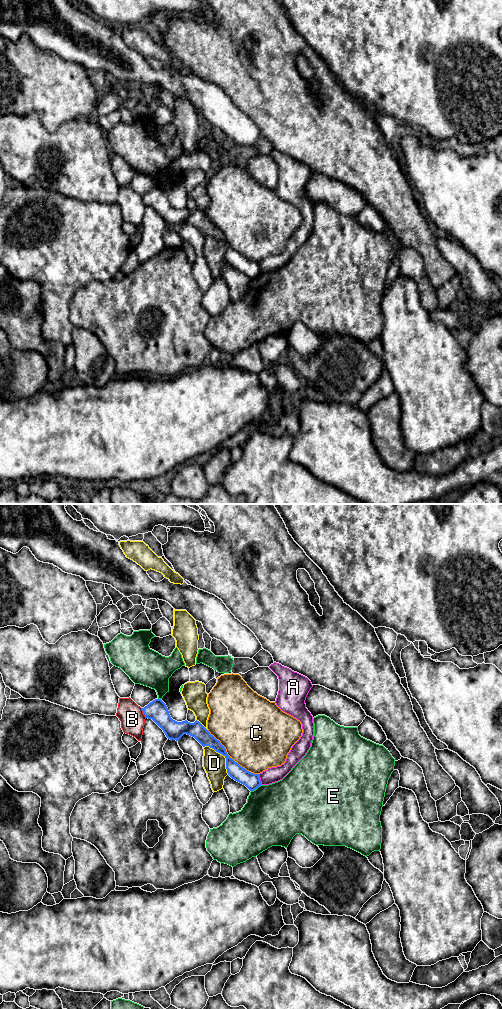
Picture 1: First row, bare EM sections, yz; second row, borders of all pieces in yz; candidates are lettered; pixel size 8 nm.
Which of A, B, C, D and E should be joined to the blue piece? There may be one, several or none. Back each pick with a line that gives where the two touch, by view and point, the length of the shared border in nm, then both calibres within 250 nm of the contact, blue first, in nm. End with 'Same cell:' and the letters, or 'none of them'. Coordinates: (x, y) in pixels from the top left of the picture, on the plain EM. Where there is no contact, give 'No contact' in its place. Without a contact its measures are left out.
Same cell: none of them

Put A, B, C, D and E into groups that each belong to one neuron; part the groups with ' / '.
A / B / C / D / E

